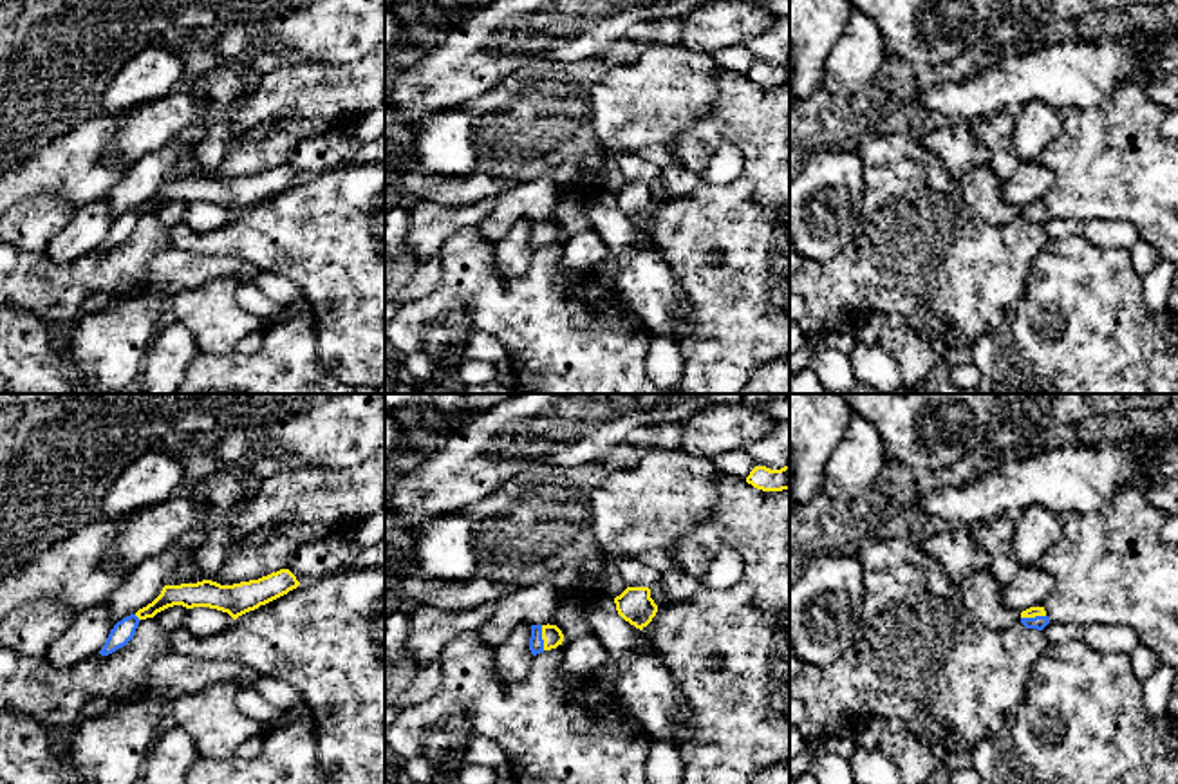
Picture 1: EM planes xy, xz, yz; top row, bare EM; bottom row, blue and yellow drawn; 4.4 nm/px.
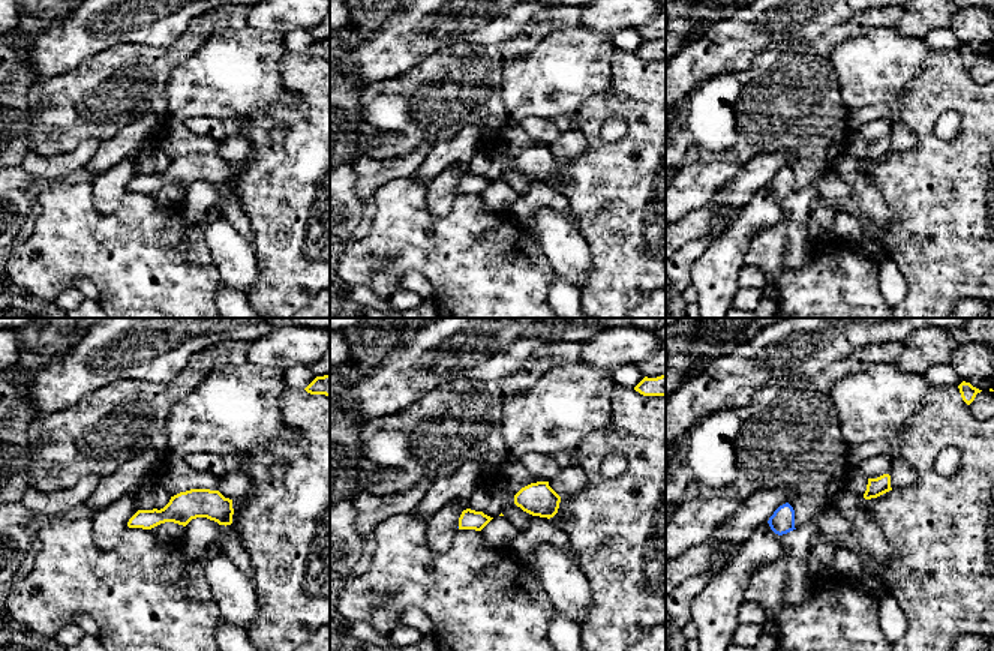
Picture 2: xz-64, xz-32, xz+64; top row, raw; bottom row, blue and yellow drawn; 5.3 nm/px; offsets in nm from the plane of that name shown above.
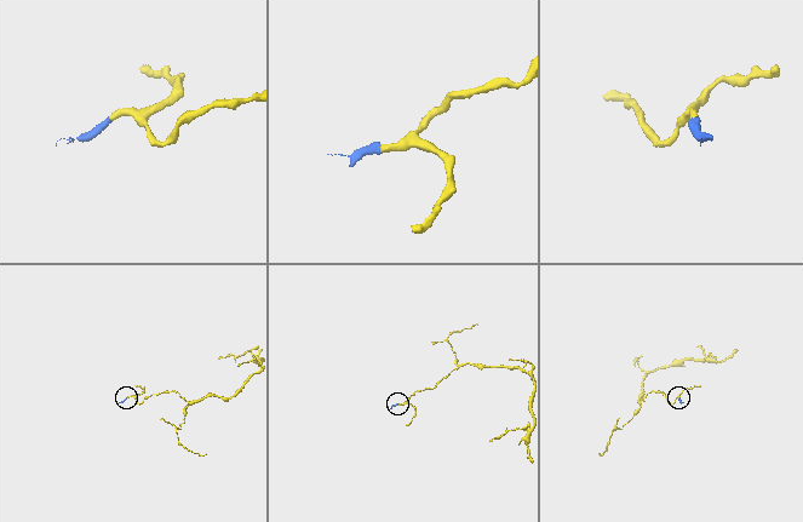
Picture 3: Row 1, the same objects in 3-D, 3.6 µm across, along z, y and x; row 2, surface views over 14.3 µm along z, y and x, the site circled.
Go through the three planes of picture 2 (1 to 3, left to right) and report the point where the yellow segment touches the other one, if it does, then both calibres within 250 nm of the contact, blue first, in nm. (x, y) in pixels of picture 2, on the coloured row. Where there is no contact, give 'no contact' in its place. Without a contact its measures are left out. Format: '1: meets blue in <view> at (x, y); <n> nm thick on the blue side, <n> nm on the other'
1: no contact
2: no contact
3: no contact

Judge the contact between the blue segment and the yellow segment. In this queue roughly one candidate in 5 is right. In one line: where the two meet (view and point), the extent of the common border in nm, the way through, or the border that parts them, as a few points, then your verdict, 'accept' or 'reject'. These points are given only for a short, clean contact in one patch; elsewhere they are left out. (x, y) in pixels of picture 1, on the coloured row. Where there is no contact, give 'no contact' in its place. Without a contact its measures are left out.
meets blue in xz at (541, 638); contact 110 nm long; runs through xz (535, 642), (541, 638), (551, 634); accept

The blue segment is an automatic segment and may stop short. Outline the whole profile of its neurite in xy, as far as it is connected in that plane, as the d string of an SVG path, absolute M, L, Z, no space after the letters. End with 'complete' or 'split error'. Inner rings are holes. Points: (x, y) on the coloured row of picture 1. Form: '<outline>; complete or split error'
M280 569L258 580L233 585L220 585L211 580L164 585L161 594L152 603L114 625L99 654L108 656L125 647L134 638L141 620L154 618L157 612L168 607L210 607L228 612L233 620L237 620L238 616L287 594L298 585L300 582L289 569Z; split error

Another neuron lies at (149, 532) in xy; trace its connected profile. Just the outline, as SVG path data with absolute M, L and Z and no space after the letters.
M184 491L119 518L107 567L130 573L163 553L192 527L204 524L206 509Z

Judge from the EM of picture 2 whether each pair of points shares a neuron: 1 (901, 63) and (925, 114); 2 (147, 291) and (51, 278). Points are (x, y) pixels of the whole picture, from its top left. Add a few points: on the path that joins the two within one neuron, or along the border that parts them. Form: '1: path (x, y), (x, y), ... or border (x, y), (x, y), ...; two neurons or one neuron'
1: border (930, 53), (924, 69), (907, 86), (895, 108); two neurons
2: path (123, 269), (75, 269); one neuron

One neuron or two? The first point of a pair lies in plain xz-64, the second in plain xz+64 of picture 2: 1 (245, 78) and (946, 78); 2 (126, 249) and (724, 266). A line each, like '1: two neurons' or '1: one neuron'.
1: two neurons
2: two neurons

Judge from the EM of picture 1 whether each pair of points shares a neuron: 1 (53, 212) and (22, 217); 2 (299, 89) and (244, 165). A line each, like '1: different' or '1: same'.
1: same
2: same

